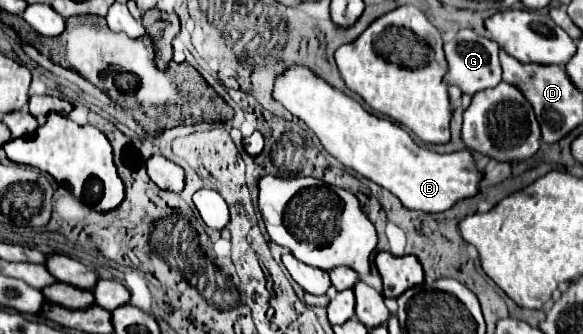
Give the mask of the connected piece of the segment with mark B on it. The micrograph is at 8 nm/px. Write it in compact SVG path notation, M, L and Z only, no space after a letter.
M307 67L287 69L277 79L273 97L315 131L329 155L345 167L355 169L359 175L389 189L407 209L441 213L453 207L459 199L479 195L481 191L483 171L475 165L475 159L467 149L441 155L419 147L397 123L365 111L357 101L315 77Z

